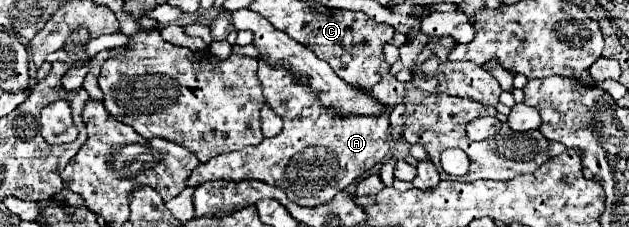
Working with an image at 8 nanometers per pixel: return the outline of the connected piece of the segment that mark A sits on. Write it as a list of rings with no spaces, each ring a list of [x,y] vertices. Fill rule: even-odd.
[[[263,58],[259,60],[257,78],[261,82],[265,100],[275,114],[281,116],[283,130],[273,138],[265,138],[259,146],[247,146],[243,150],[217,156],[207,164],[199,164],[187,178],[189,188],[197,188],[209,180],[259,180],[281,188],[287,198],[299,206],[319,206],[331,202],[337,192],[359,180],[367,170],[387,156],[389,106],[385,106],[379,116],[341,116],[339,112],[321,106],[317,94],[313,94],[309,86],[297,82],[287,66],[271,66]],[[289,174],[313,176],[291,178]]]

